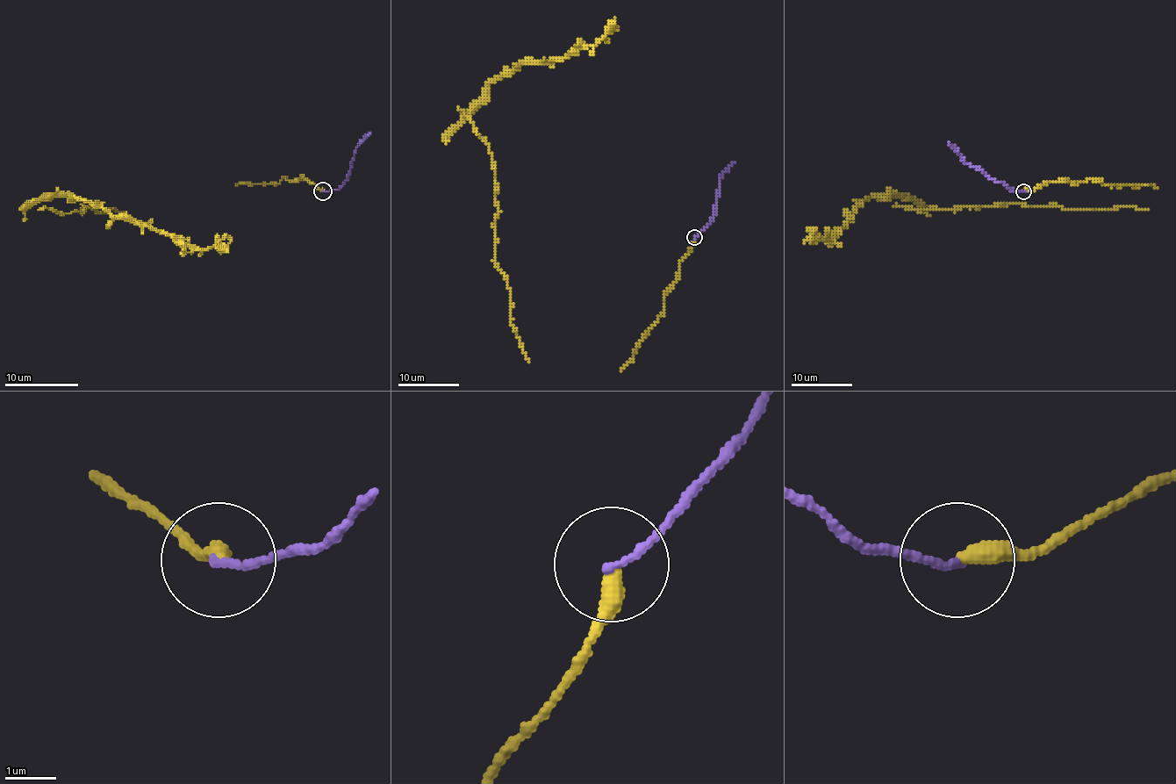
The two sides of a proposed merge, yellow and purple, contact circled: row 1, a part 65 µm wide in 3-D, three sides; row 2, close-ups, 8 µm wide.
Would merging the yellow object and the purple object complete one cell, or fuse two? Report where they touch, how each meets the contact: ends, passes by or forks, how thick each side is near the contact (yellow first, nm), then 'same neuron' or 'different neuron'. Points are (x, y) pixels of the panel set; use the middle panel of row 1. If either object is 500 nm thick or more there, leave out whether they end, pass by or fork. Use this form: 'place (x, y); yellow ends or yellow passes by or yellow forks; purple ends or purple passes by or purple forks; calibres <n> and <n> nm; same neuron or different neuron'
place (694, 237); yellow ends; purple ends; calibres 340 and 160 nm; same neuron

